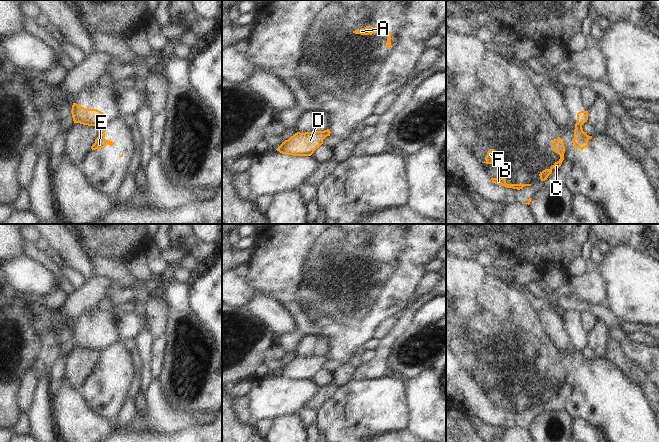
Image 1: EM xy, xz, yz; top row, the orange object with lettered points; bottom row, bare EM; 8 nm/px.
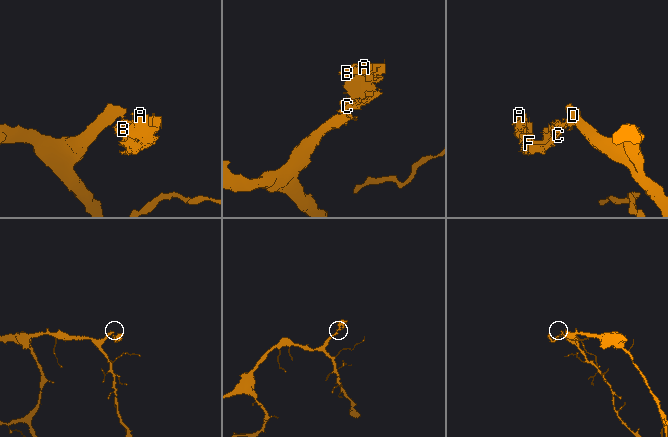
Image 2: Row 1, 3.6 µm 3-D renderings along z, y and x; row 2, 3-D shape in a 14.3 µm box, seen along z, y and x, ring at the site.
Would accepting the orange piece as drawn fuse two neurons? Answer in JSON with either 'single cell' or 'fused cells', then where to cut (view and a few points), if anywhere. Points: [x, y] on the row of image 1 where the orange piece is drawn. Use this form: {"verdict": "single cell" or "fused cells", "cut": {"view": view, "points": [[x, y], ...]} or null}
{"verdict": "fused cells", "cut": {"view": "yz", "points": [[576, 123], [581, 127]]}}

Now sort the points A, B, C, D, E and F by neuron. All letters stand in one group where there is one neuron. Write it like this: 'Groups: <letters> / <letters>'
Groups: A B C E F / D.

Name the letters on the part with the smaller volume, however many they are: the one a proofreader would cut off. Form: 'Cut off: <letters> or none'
Cut off: A, B, C, E, F

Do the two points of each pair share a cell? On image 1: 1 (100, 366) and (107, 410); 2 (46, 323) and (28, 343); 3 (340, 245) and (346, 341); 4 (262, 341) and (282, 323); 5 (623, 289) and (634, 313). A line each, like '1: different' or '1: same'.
1: same
2: different
3: same
4: different
5: same

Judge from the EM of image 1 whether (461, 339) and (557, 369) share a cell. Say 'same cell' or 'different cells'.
same cell

